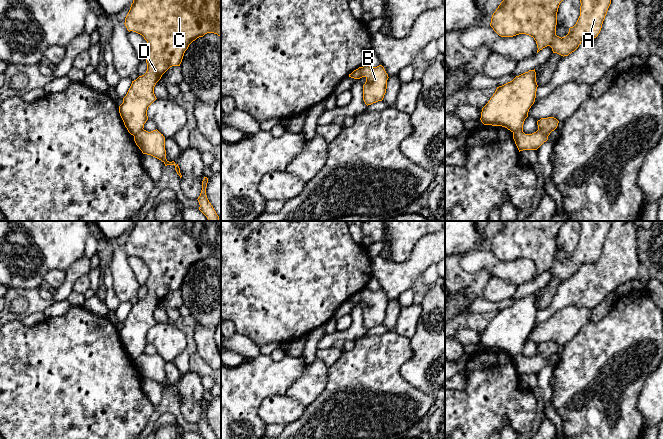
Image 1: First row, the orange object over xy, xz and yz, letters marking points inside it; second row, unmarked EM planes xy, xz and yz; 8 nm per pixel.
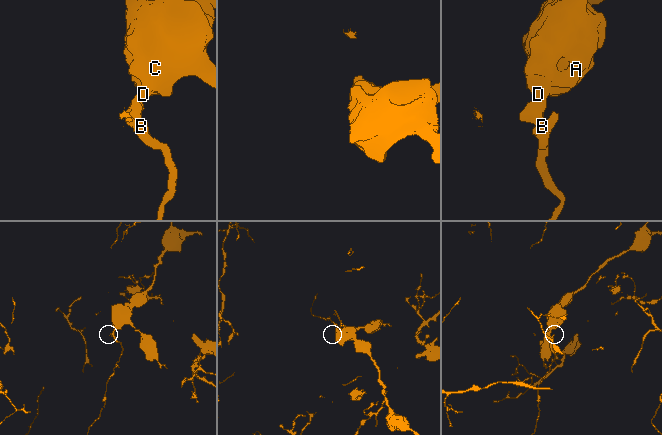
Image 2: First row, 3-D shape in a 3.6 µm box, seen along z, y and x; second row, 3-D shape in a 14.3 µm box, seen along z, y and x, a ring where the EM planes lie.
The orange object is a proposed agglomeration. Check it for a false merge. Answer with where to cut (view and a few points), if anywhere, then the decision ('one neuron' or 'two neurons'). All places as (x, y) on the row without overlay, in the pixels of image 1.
xz (363, 291), (362, 300) | two neurons

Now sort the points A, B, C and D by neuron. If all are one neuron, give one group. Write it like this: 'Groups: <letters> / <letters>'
Groups: A C D / B

